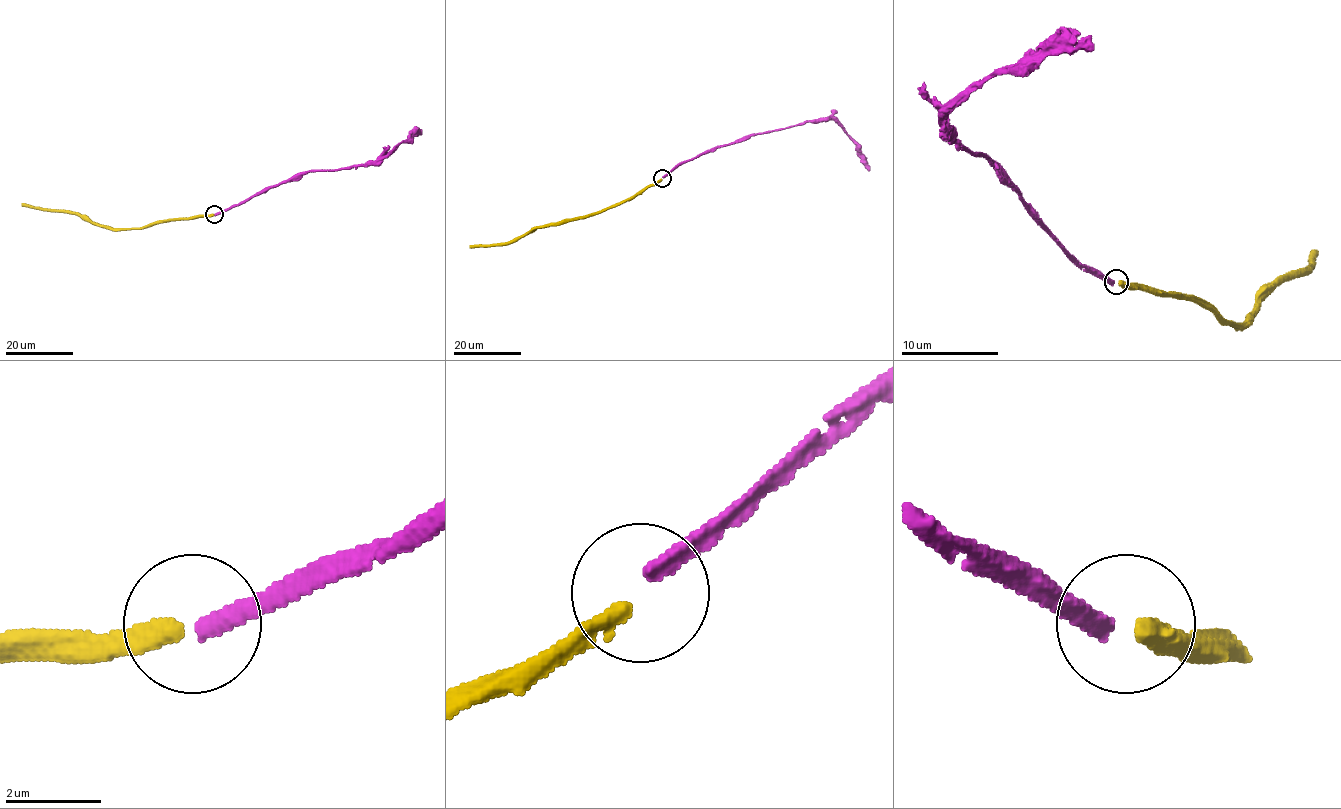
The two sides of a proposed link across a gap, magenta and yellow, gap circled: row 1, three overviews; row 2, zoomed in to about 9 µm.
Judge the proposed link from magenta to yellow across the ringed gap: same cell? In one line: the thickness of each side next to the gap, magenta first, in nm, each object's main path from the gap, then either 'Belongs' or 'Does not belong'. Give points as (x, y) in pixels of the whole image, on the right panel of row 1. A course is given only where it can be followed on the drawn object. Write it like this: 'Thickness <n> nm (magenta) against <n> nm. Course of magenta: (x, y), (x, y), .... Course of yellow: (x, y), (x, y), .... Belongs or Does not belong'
Thickness 360 nm (magenta) against 380 nm. Course of magenta: (1113, 281), (1064, 249), (986, 157), (952, 137), (945, 122), (945, 115), (972, 88), (1018, 61), (1094, 44). Course of yellow: (1118, 281), (1201, 300), (1223, 322), (1240, 322), (1282, 281), (1301, 271), (1316, 249). Does not belong

